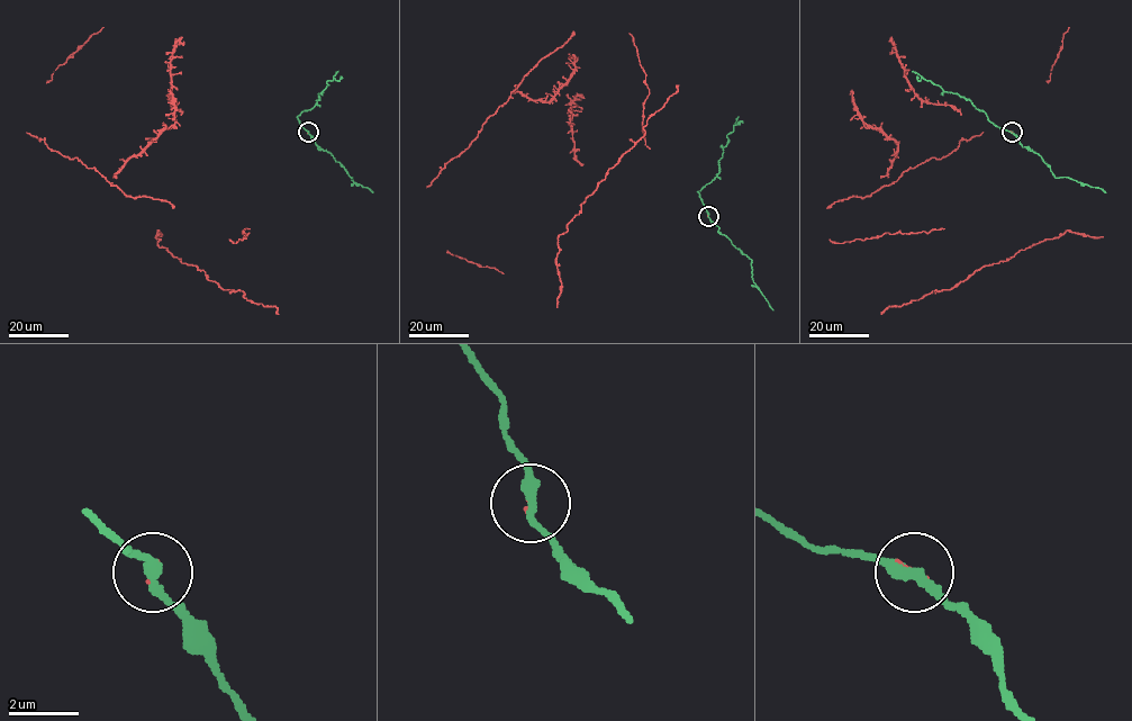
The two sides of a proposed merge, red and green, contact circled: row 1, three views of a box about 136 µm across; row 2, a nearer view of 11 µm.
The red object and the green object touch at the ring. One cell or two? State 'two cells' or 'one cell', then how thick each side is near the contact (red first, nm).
two cells | 100/300 nm

